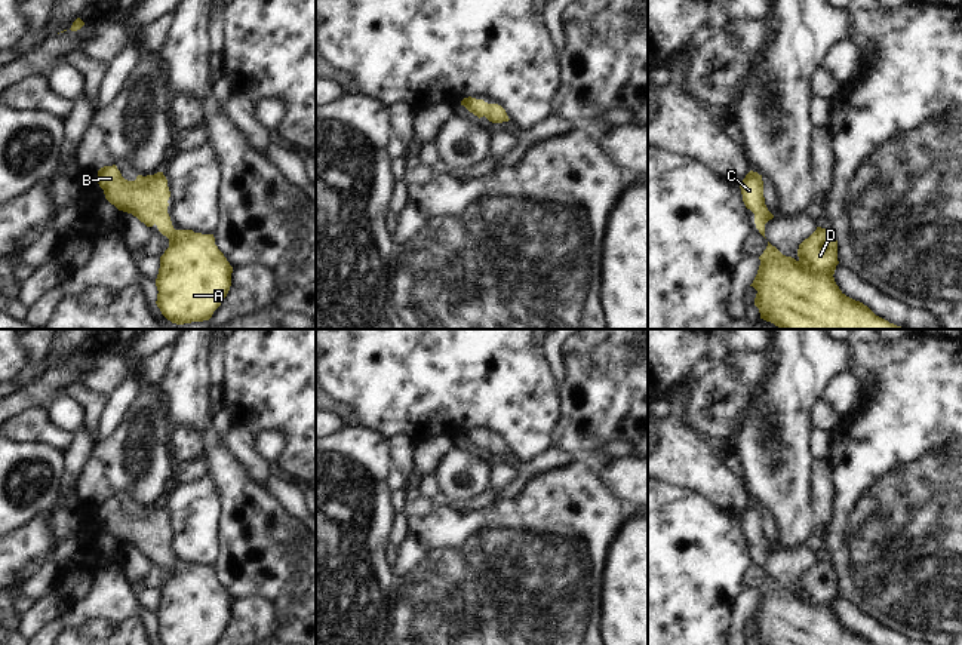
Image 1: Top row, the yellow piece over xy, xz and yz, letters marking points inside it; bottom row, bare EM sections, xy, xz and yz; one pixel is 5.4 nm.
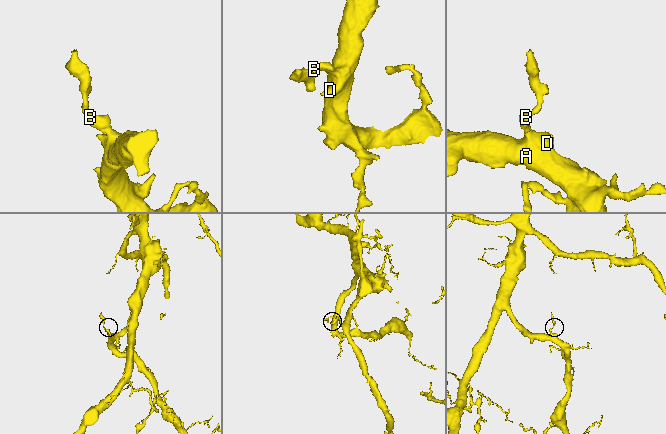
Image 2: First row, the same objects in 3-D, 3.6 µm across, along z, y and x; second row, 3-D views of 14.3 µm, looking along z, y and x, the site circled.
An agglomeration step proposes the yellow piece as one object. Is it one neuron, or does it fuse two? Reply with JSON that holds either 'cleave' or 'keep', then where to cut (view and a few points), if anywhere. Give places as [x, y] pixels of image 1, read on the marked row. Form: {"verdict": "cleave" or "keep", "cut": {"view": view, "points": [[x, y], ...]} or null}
{"verdict": "keep", "cut": null}

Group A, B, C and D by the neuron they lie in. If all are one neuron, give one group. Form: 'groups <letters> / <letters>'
groups A B C D

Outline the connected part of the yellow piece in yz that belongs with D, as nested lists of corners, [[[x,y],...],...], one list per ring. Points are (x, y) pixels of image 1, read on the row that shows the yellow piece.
[[[817,227],[797,249],[799,259],[783,255],[768,242],[759,257],[760,265],[750,286],[757,294],[754,305],[760,319],[780,329],[904,329],[876,316],[867,305],[846,297],[835,282],[837,240],[830,228]]]

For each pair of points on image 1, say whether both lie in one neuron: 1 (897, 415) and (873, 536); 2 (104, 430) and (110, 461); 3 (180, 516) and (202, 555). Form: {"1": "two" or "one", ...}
{"1": "one", "2": "two", "3": "one"}

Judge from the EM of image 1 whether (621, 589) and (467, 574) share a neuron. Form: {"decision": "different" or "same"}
{"decision": "different"}

